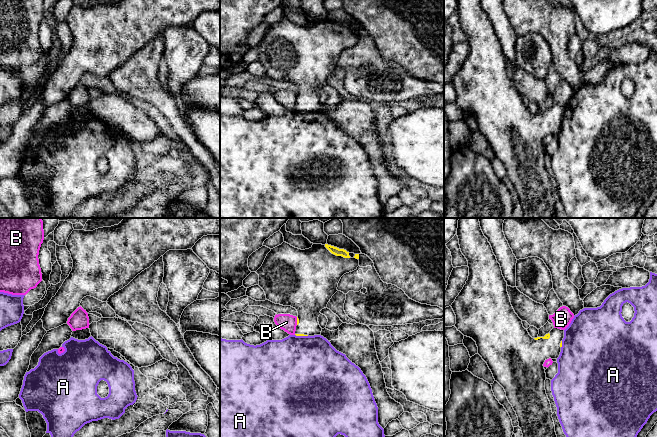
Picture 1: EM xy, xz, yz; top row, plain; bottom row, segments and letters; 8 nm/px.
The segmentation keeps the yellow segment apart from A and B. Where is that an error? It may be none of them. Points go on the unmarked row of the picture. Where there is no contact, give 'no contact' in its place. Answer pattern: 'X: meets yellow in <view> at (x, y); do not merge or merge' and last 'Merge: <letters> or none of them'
A: meets yellow in xz at (302, 111); do not merge
B: meets yellow in xz at (297, 97); do not merge
Merge: none of them

